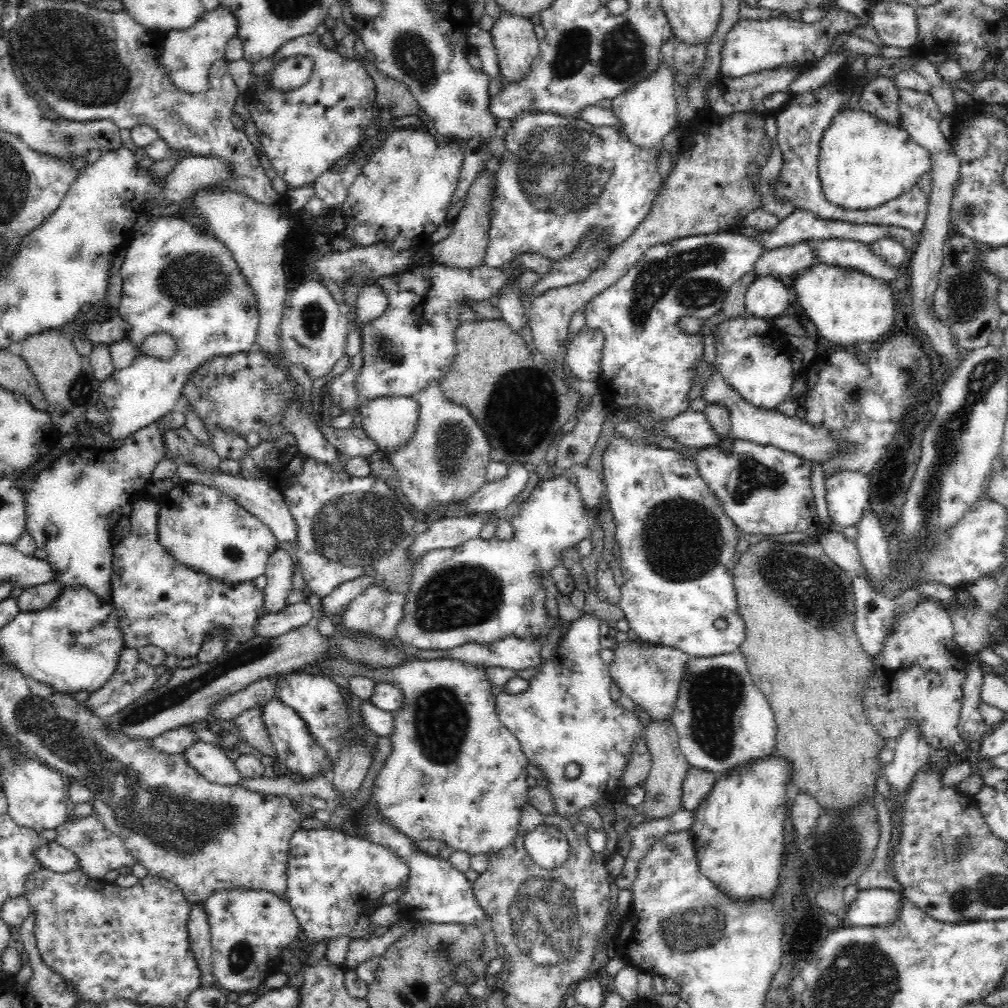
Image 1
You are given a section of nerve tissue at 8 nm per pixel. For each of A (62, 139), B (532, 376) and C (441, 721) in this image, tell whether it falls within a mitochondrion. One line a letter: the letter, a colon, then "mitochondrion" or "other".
A: mitochondrion
B: mitochondrion
C: mitochondrion

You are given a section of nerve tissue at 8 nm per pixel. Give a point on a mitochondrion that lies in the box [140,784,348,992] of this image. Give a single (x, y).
(240, 956)

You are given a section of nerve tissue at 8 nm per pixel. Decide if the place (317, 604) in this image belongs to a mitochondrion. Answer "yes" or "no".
no

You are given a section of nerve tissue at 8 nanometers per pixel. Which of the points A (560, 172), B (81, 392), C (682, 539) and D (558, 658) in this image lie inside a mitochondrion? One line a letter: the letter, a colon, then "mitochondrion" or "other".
A: mitochondrion
B: mitochondrion
C: mitochondrion
D: other

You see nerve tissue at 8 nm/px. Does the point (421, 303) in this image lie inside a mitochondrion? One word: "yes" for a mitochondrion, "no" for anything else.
no

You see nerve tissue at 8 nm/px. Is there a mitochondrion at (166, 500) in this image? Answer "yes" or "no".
no

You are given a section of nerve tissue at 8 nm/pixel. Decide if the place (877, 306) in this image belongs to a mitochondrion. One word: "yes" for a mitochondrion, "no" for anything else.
no

